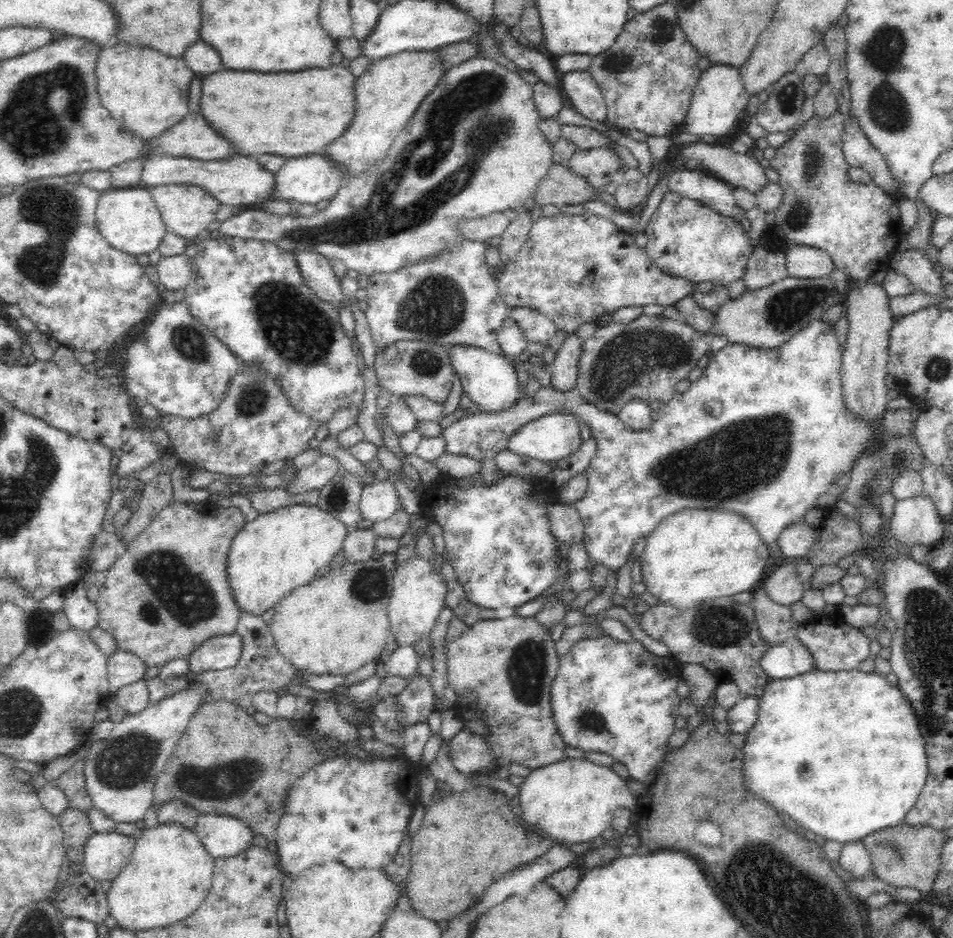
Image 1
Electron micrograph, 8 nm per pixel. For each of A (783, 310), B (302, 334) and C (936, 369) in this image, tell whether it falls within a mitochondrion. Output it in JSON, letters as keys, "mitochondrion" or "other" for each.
{"A":"mitochondrion","B":"mitochondrion","C":"mitochondrion"}

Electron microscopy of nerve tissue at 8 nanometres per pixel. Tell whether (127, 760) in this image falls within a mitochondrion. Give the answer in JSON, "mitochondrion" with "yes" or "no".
{"mitochondrion":"yes"}

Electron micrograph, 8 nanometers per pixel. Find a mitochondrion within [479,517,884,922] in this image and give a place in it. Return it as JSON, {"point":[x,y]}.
{"point":[714,626]}

